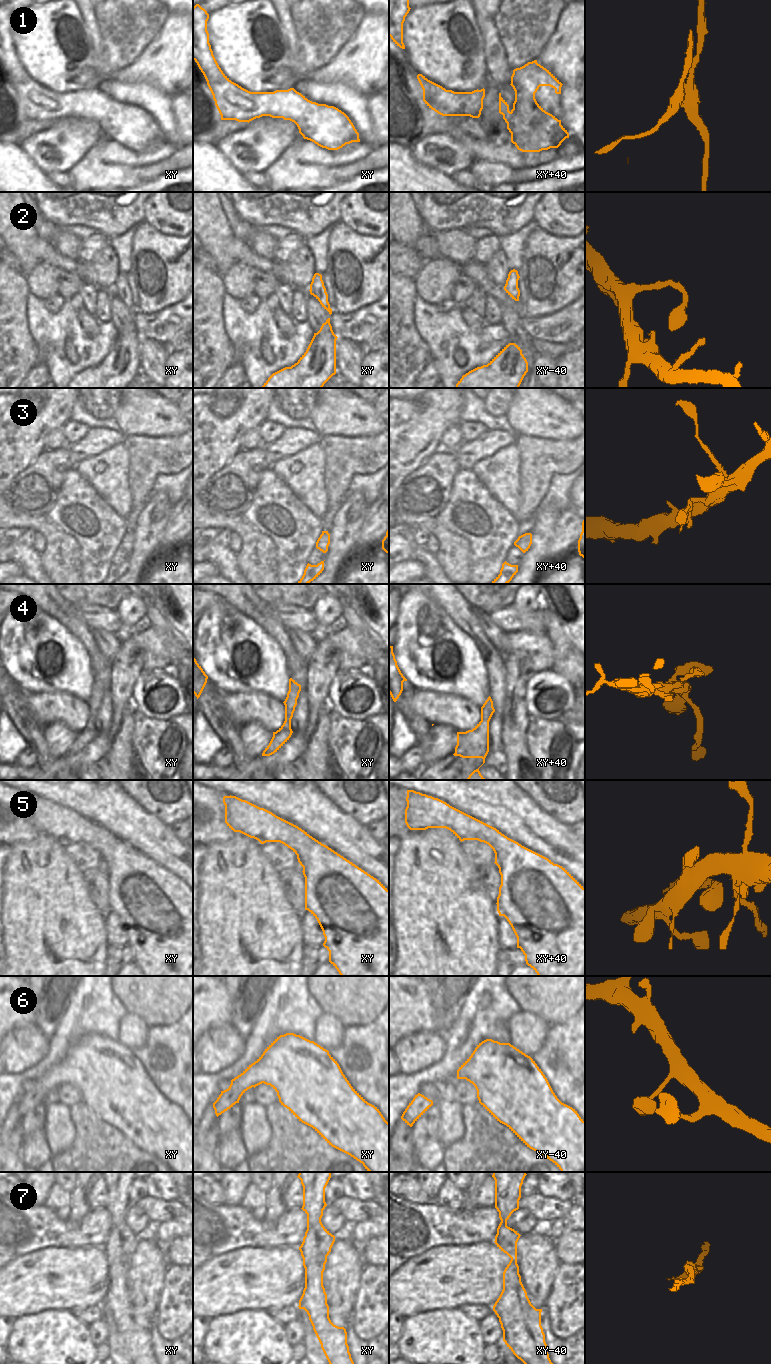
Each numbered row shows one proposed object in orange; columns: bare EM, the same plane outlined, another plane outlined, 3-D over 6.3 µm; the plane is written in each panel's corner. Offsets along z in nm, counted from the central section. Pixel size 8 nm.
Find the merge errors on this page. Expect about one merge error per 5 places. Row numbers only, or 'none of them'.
1, 3

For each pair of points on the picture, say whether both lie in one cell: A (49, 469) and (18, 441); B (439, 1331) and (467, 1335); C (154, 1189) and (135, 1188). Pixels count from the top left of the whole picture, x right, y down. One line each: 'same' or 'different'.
A: different
B: same
C: different

